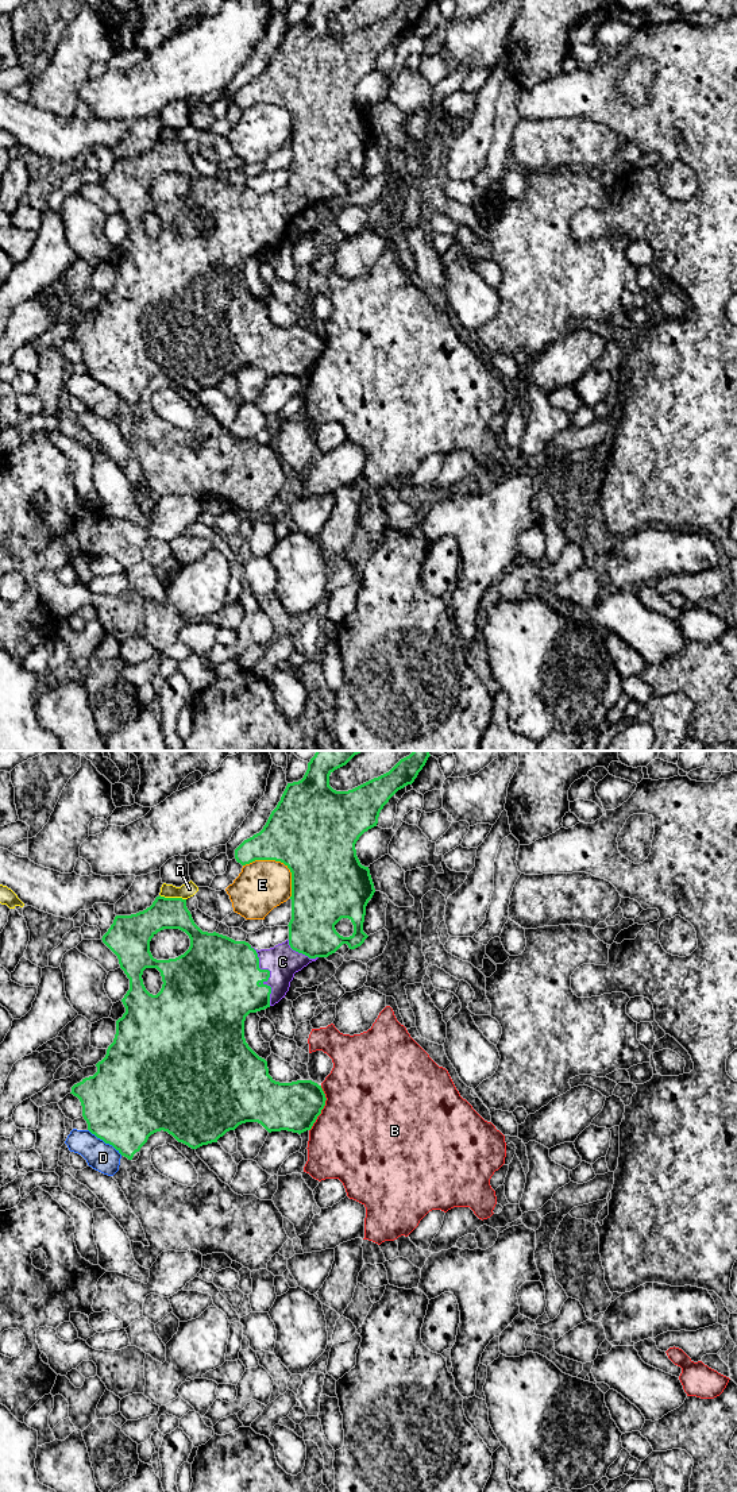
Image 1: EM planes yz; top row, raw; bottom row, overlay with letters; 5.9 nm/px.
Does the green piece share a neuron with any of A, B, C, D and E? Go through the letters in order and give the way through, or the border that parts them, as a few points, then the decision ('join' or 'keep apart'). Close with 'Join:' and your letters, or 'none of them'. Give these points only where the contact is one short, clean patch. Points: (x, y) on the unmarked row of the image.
A: border yz (159, 138), (185, 143); keep apart
B: keep apart
C: join
D: keep apart
E: keep apart
Join: C

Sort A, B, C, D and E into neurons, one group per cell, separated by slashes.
A / B / C / D / E

